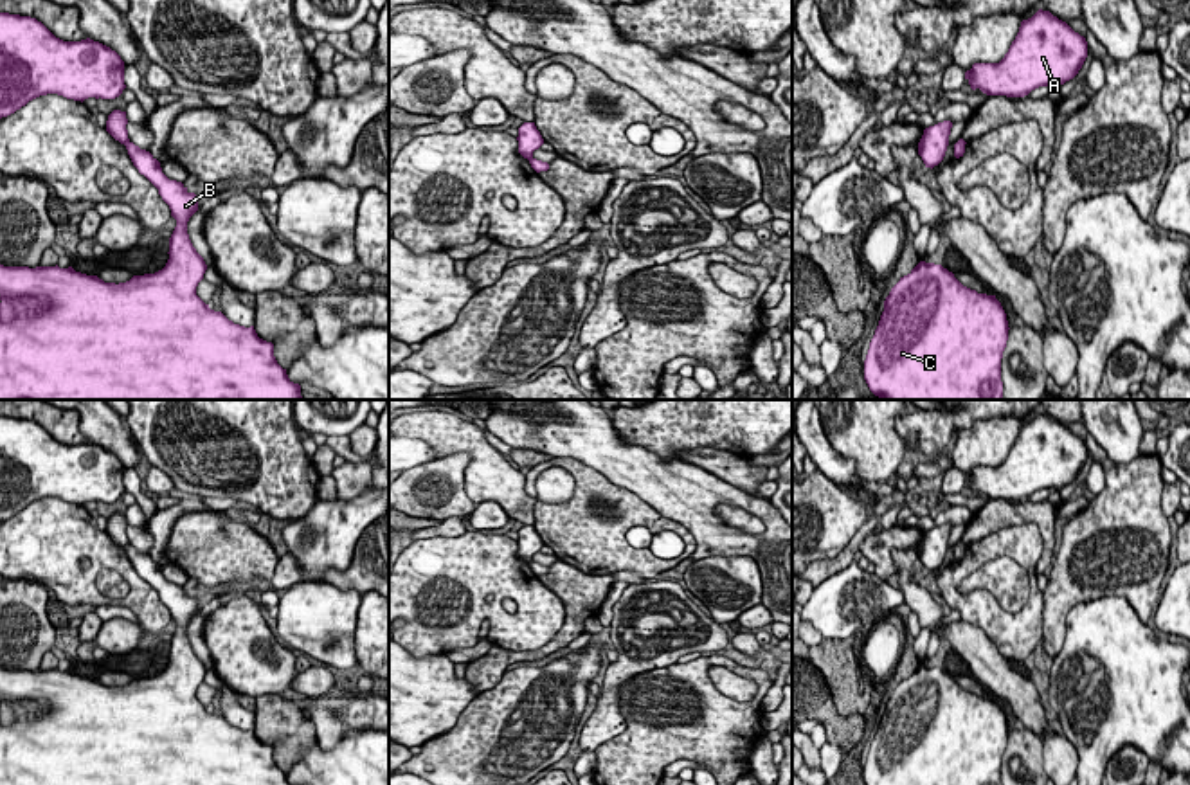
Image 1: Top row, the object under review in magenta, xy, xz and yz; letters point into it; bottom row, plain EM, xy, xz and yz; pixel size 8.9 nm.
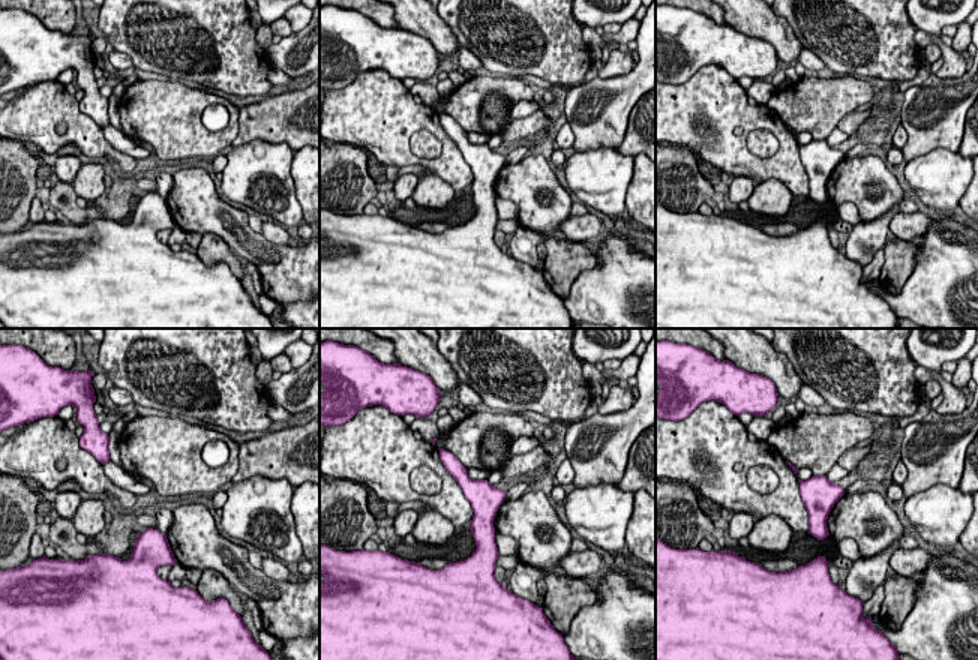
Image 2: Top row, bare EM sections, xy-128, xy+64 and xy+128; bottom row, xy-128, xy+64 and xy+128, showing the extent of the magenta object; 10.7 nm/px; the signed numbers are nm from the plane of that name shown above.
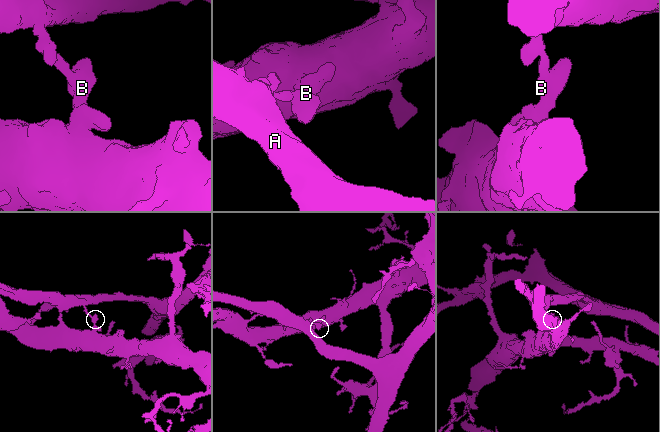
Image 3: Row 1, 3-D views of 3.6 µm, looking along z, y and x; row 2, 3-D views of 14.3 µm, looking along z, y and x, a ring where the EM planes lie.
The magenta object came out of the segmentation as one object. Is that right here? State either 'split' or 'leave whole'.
split

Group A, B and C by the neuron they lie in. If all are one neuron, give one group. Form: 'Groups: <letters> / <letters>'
Groups: A / B C

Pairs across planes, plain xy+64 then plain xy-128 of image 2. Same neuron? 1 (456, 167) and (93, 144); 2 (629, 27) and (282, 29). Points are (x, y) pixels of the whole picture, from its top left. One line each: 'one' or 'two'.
1: one
2: two

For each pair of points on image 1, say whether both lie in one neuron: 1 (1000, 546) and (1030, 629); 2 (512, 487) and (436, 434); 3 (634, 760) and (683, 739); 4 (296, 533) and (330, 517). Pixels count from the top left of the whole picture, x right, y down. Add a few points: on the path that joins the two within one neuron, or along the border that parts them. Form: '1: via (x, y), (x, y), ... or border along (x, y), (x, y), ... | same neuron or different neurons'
1: via (965, 568), (953, 580), (953, 593), (996, 623) | same neuron
2: via (494, 469), (461, 436), (454, 434) | same neuron
3: via (647, 748), (656, 739), (670, 739) | same neuron
4: via (305, 528), (308, 524), (321, 524) | same neuron

